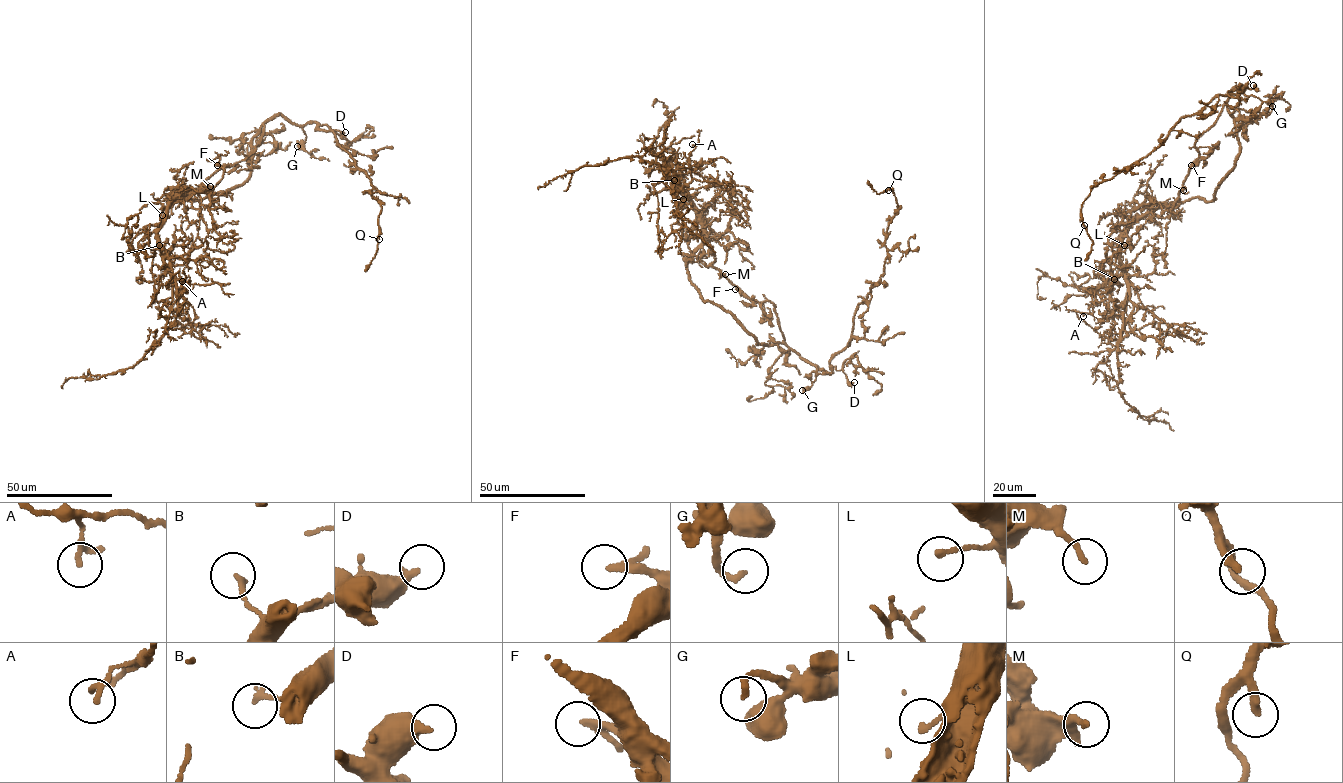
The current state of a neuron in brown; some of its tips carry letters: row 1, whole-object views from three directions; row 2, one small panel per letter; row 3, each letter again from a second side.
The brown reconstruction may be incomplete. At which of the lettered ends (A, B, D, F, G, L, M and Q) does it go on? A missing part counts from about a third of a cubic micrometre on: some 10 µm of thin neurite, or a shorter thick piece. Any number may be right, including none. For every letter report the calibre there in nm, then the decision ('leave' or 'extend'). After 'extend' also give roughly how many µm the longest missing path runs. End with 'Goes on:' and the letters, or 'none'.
A: 220 nm thick; leave
B: 190 nm thick; leave
D: 320 nm thick; leave
F: 190 nm thick; extend; about 9 µm are missing
G: 200 nm thick; leave
L: 180 nm thick; leave
M: 190 nm thick; leave
Q: 280 nm thick; extend; about 25 µm are missing
Goes on: F, Q

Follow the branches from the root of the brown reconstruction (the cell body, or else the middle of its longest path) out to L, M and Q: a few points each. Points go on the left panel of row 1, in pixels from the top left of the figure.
L: (244, 159), (226, 165), (192, 192), (183, 194), (182, 190), (184, 194), (171, 202), (162, 215)
M: (244, 159), (226, 165), (205, 180), (210, 186)
Q: (244, 159), (278, 114), (330, 129), (381, 202), (379, 239)

